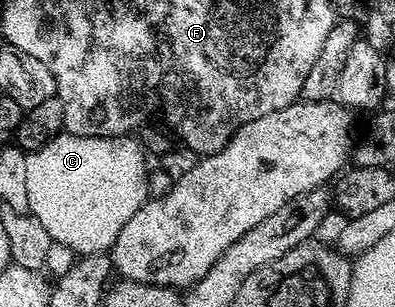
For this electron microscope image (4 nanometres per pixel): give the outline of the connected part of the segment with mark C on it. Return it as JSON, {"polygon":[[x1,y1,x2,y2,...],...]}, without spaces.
{"polygon":[[61,131,49,143,28,154,26,159,26,187,30,205,28,212,44,224,51,239,58,246,61,244,75,251,77,255,110,250,125,223,148,200,149,165,145,163,146,152,142,144,140,142,138,144,135,139,129,135,75,136]]}

